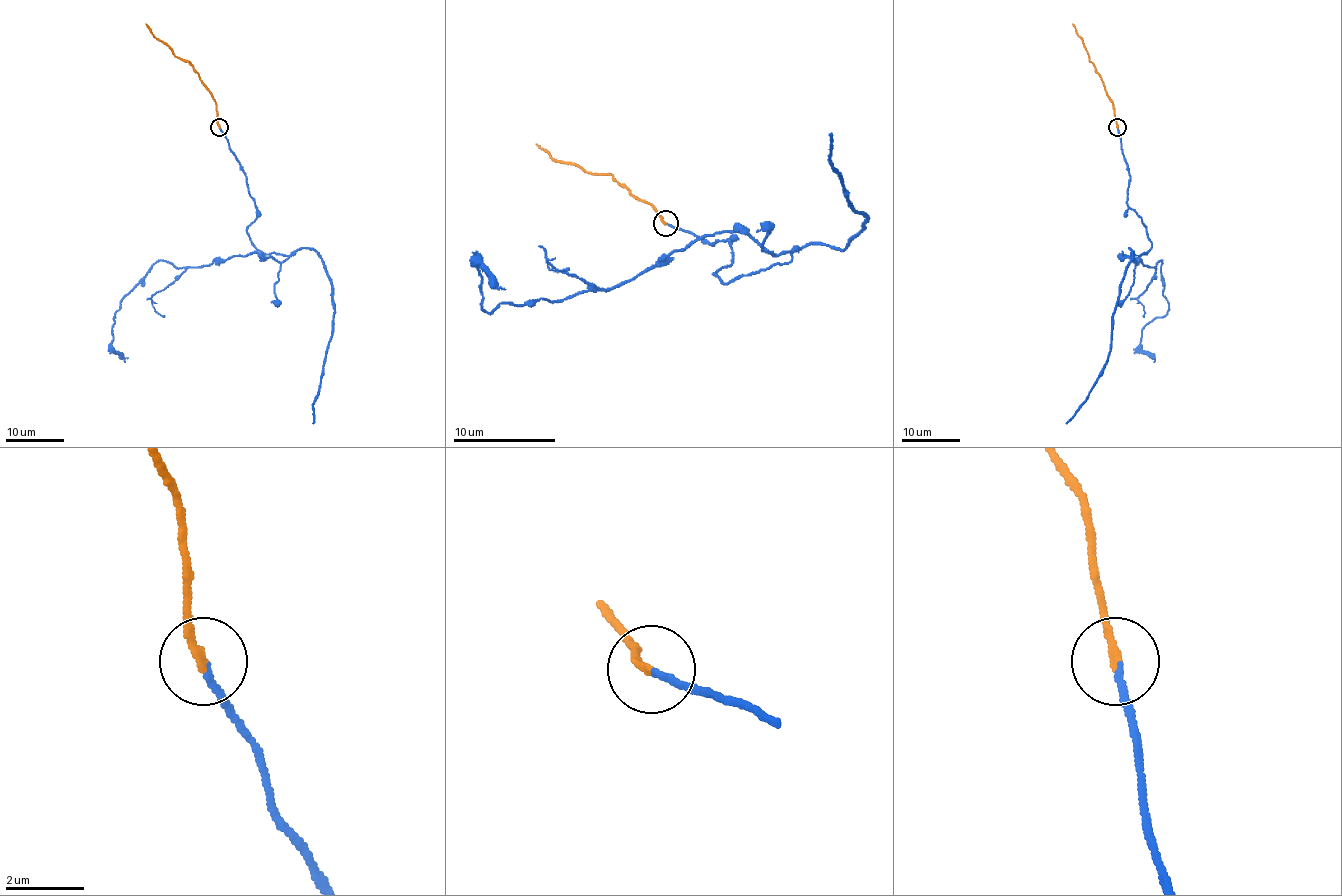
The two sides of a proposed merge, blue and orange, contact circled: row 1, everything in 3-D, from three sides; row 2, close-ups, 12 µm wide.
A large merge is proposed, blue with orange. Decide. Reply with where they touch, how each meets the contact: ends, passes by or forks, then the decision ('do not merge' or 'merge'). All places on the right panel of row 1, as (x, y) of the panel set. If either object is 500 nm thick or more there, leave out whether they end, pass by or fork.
at (1117, 127); blue ends there; orange ends there; merge

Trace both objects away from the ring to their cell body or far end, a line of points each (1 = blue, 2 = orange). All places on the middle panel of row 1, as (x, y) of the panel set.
1: (668, 222), (731, 245), (724, 283), (792, 258), (713, 232), (609, 288), (494, 311), (477, 263), (505, 288)
2: (665, 222), (609, 174), (596, 174), (573, 164), (555, 161), (535, 143)

